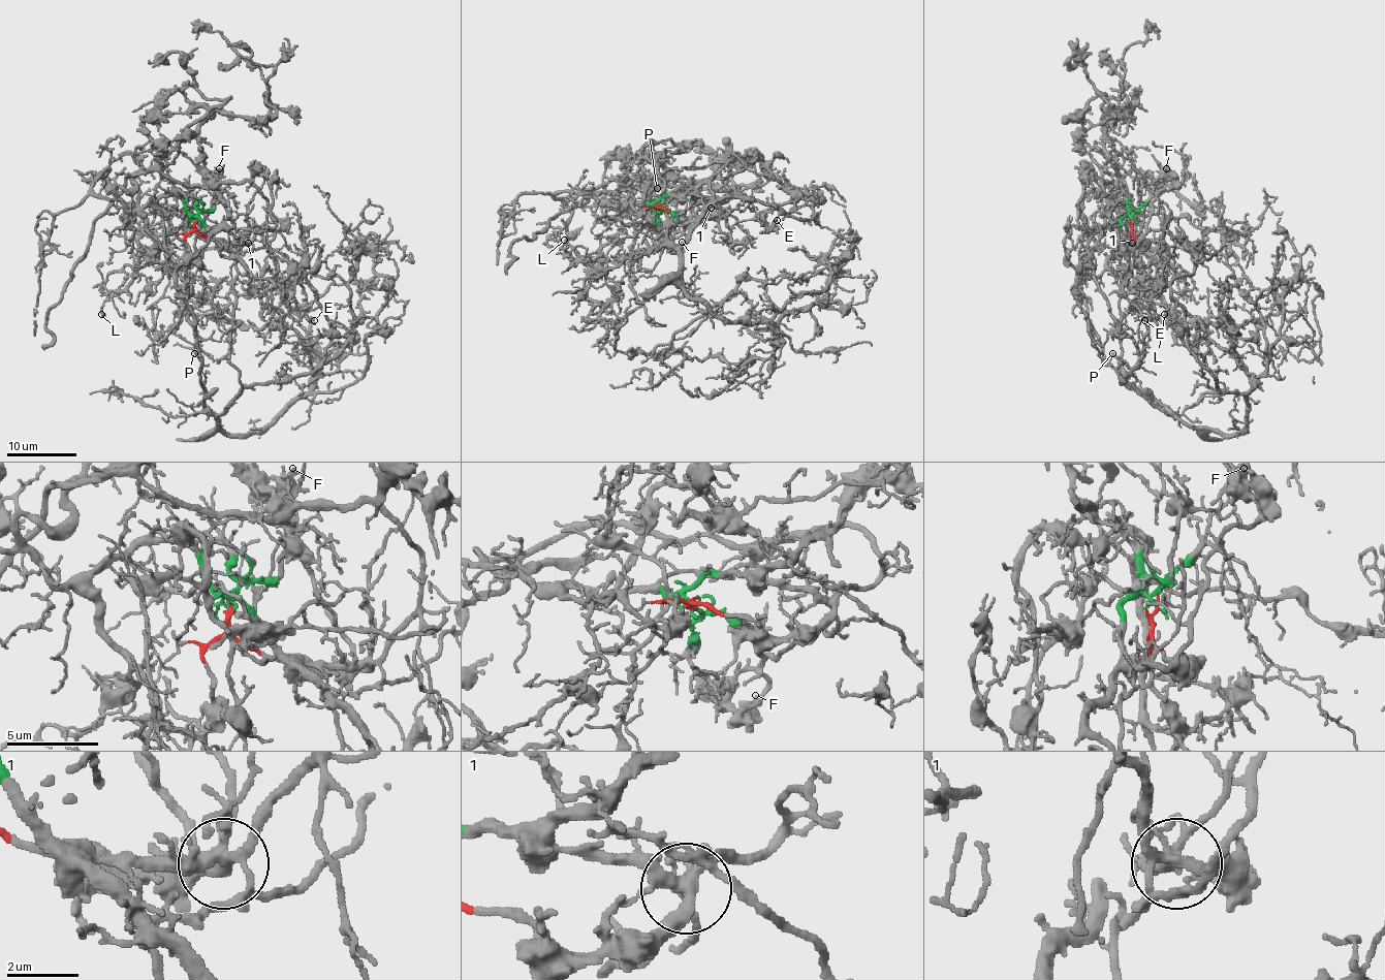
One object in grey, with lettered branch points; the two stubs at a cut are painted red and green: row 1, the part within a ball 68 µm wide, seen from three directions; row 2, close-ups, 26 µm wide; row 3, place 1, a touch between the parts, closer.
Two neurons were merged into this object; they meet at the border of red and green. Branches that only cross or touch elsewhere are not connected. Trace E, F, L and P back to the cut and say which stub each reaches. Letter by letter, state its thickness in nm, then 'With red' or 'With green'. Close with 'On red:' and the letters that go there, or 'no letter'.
E: Thickness 140 nm. With red
F: Thickness 320 nm. With red
L: Thickness 120 nm. With green
P: Thickness 140 nm. With red
On red: E, F, P

